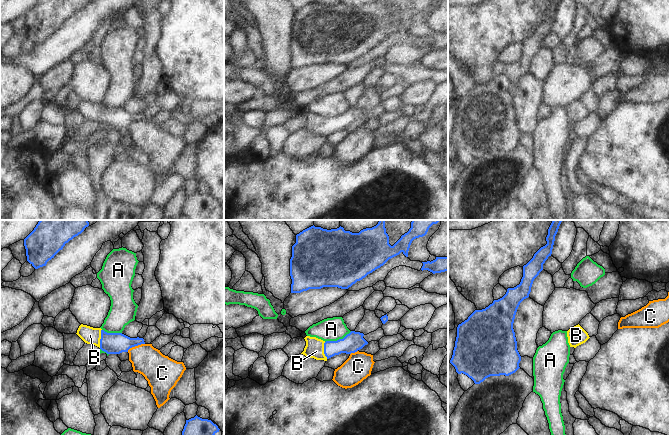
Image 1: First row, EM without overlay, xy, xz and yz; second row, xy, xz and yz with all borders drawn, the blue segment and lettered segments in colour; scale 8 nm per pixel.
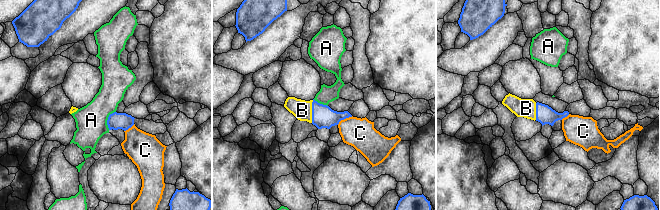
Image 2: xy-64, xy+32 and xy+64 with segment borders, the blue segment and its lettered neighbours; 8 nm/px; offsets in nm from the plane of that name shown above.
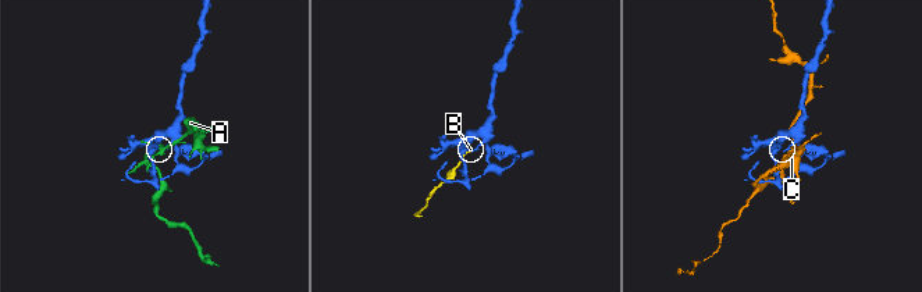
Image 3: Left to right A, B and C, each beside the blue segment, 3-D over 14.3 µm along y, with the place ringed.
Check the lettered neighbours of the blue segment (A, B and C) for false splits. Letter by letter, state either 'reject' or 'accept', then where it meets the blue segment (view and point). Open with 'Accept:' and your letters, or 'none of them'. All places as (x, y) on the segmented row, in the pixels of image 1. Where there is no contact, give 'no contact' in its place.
Accept: B
A: reject | xz (339, 339)
B: accept | xy (101, 338)
C: reject | xy (135, 345)

